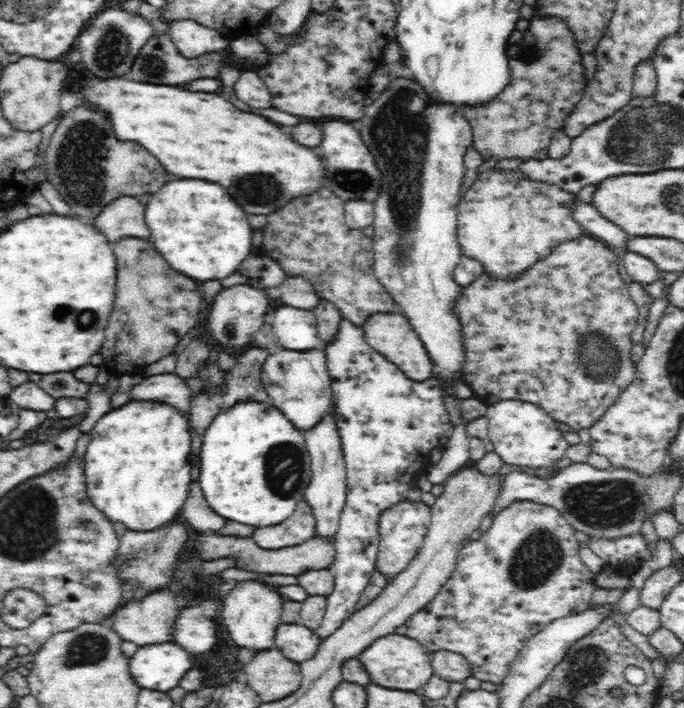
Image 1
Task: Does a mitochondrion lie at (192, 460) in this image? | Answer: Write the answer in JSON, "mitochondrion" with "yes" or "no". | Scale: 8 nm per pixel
{"mitochondrion":"no"}

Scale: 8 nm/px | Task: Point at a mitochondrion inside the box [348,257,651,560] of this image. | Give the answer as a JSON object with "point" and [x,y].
{"point":[601,365]}

